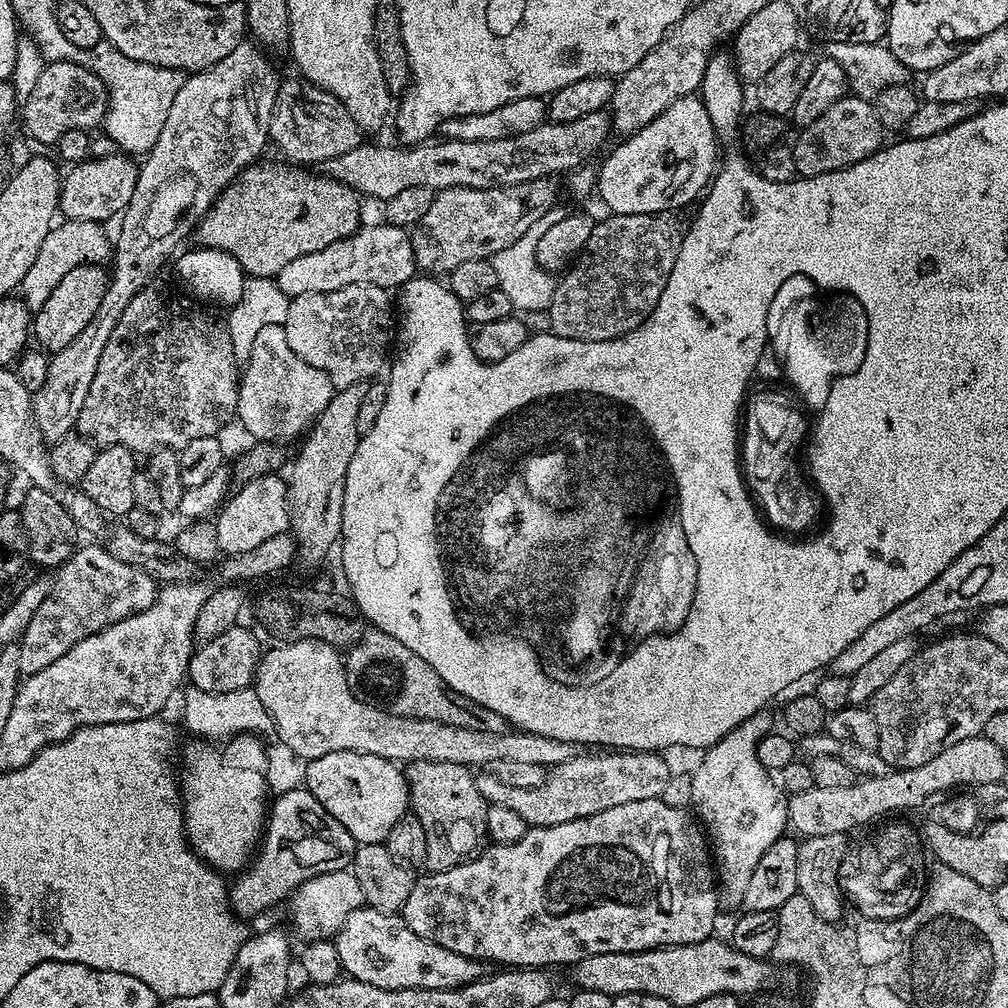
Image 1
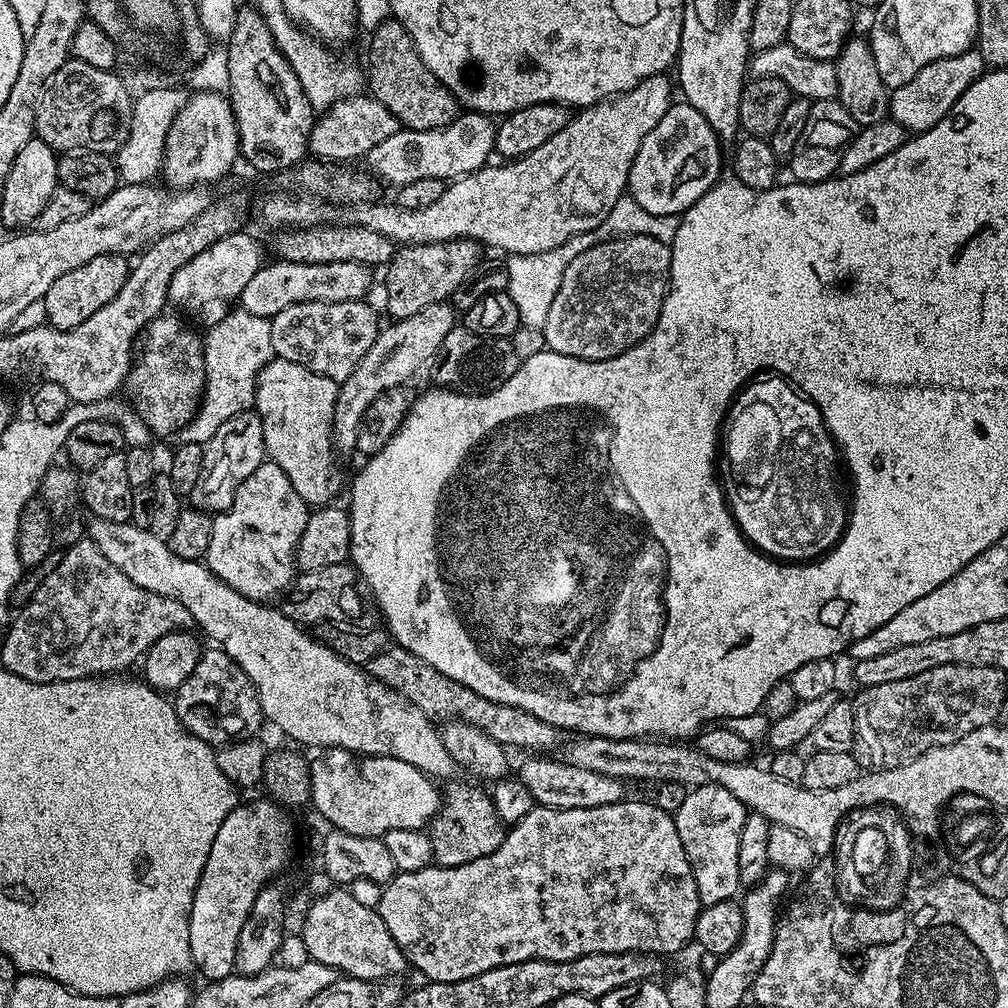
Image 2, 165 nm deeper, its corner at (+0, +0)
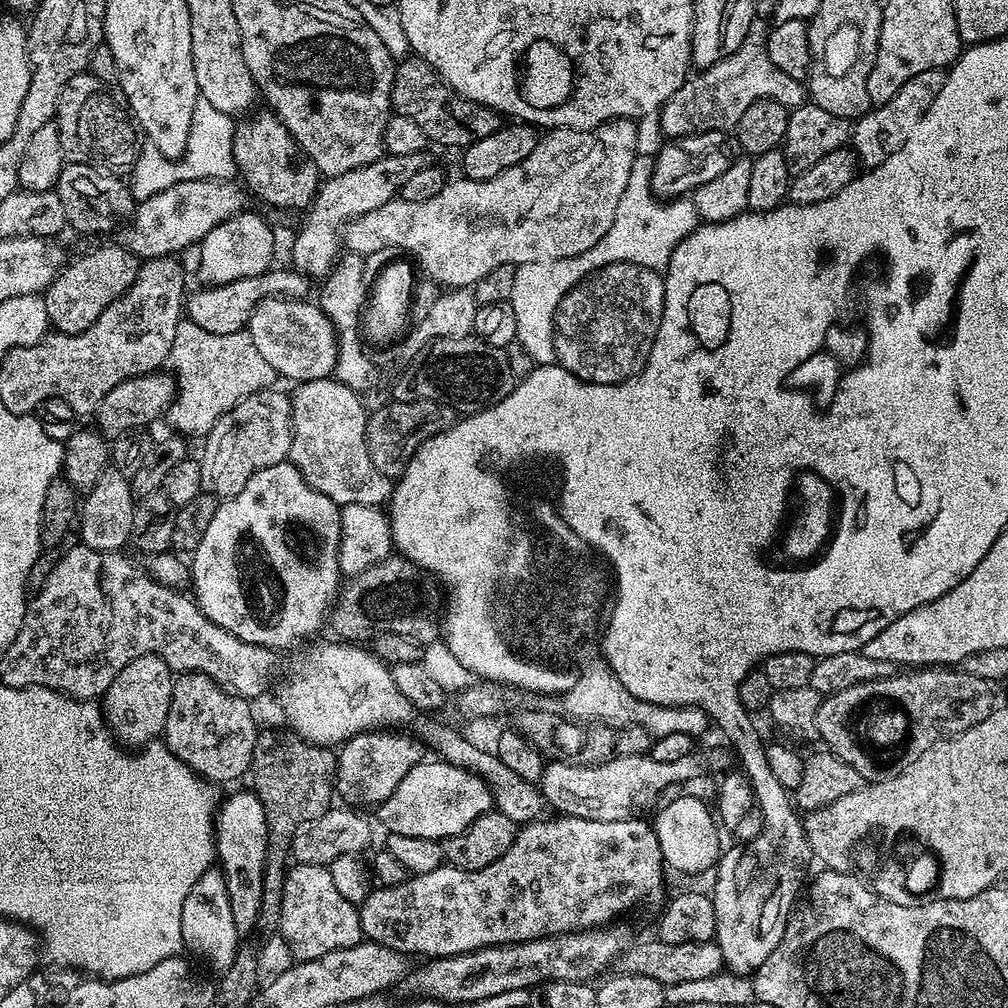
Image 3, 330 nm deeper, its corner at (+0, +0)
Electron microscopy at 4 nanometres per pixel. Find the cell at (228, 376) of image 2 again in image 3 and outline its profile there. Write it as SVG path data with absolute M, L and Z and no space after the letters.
M181 319L170 346L167 367L176 378L176 396L168 407L166 421L184 436L203 438L238 402L250 394L271 388L278 375L254 346L251 334L245 330L234 334L210 334L188 319Z

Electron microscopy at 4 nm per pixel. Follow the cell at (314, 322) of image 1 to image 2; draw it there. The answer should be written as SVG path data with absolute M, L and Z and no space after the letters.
M366 300L292 303L271 317L273 353L281 360L295 362L337 384L345 381L376 341L380 329L378 316L368 303Z

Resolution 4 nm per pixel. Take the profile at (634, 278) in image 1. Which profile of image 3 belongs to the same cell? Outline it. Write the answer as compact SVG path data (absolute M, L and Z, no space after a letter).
M614 262L574 286L562 298L554 318L554 350L560 367L580 380L595 384L621 384L639 374L648 363L664 309L663 275L634 262Z

